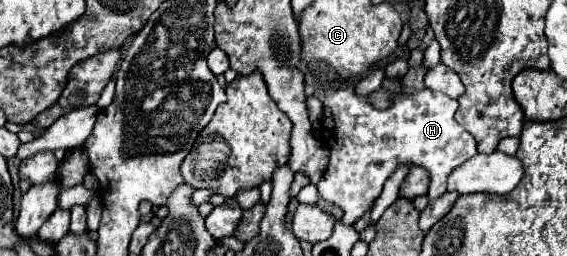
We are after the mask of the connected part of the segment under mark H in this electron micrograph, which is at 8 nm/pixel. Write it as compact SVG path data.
M386 79L382 85L392 93L392 105L386 111L378 111L366 97L358 97L352 85L324 101L324 141L330 149L330 163L318 183L318 193L322 199L342 207L346 225L356 223L378 199L384 181L398 163L428 169L428 197L436 199L446 191L450 171L476 153L474 137L454 121L458 101L428 89L412 97L400 97L400 81L396 79Z

